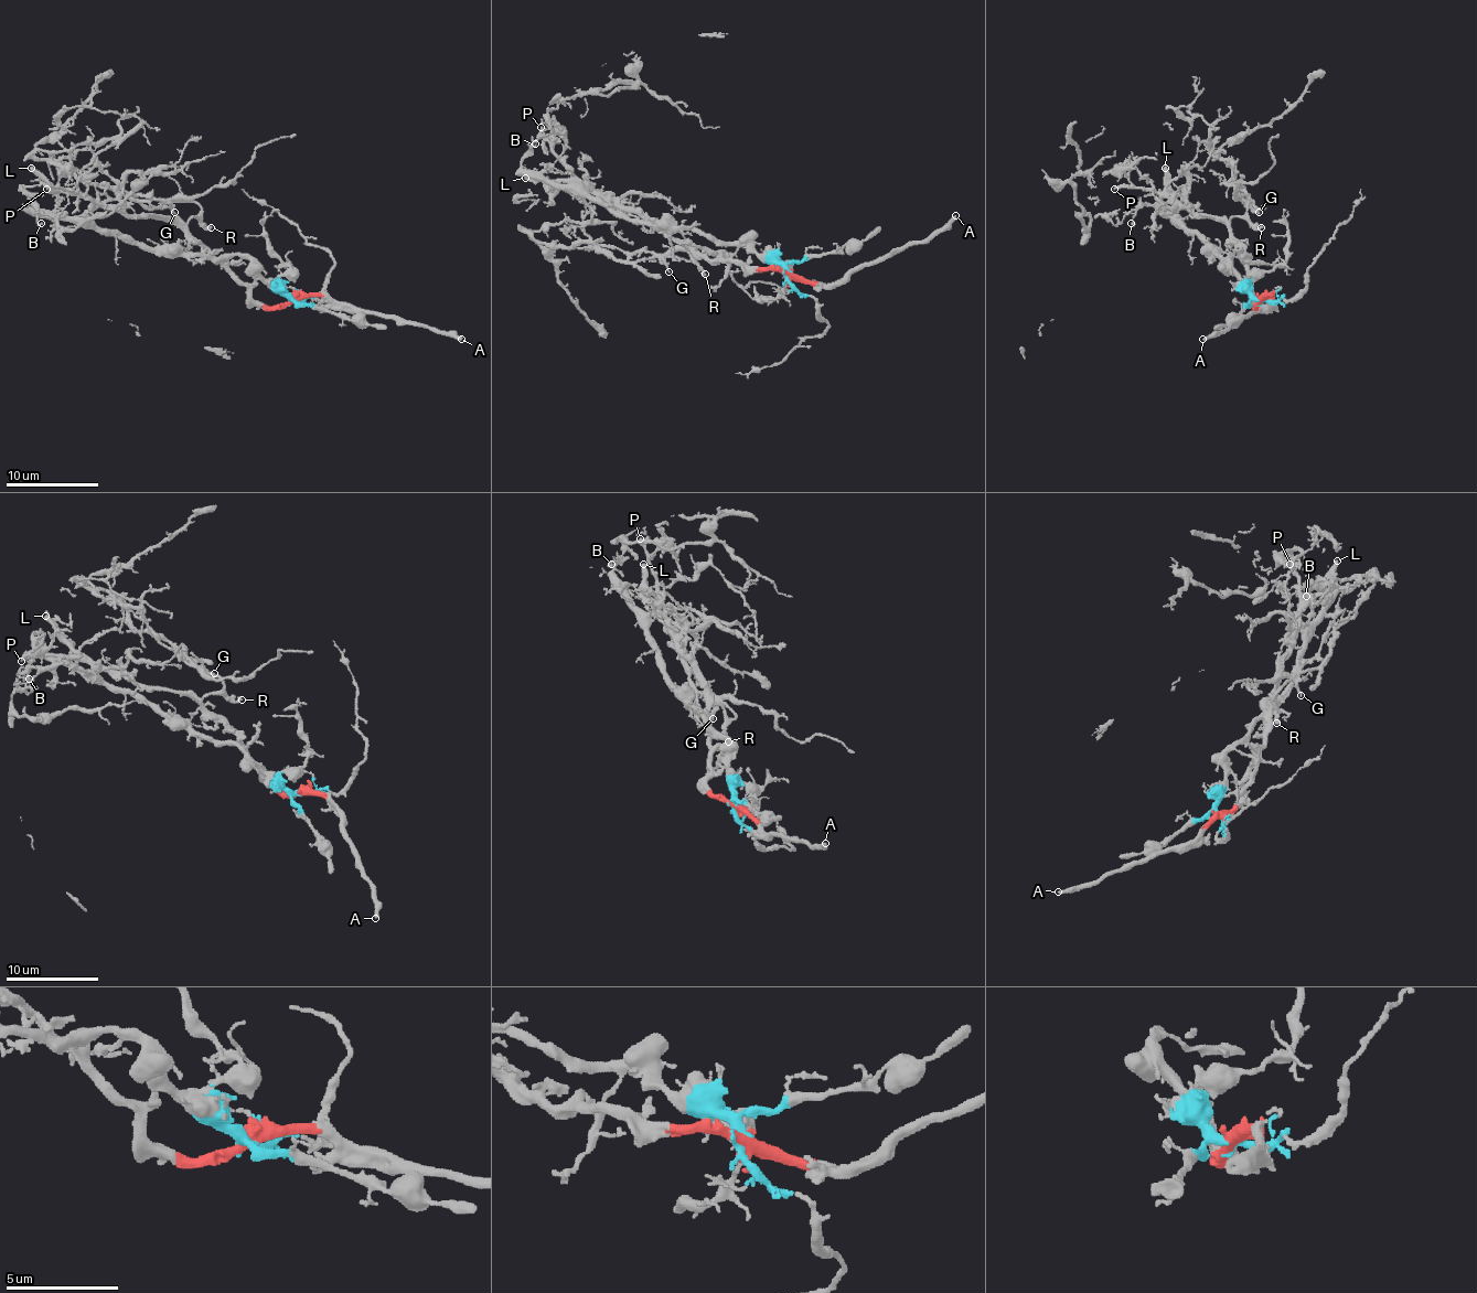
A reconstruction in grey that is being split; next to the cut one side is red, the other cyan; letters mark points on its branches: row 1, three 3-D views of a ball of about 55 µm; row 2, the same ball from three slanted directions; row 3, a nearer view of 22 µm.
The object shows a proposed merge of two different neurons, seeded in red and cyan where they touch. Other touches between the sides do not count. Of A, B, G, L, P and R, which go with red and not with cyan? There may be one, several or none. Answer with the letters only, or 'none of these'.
A, G, L, P, R

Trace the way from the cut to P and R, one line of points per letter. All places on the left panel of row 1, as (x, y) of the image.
P: (292, 300), (263, 307), (212, 256), (163, 220), (127, 217), (64, 188), (46, 190)
R: (292, 300), (263, 307), (189, 232), (186, 220), (197, 217), (212, 226)

